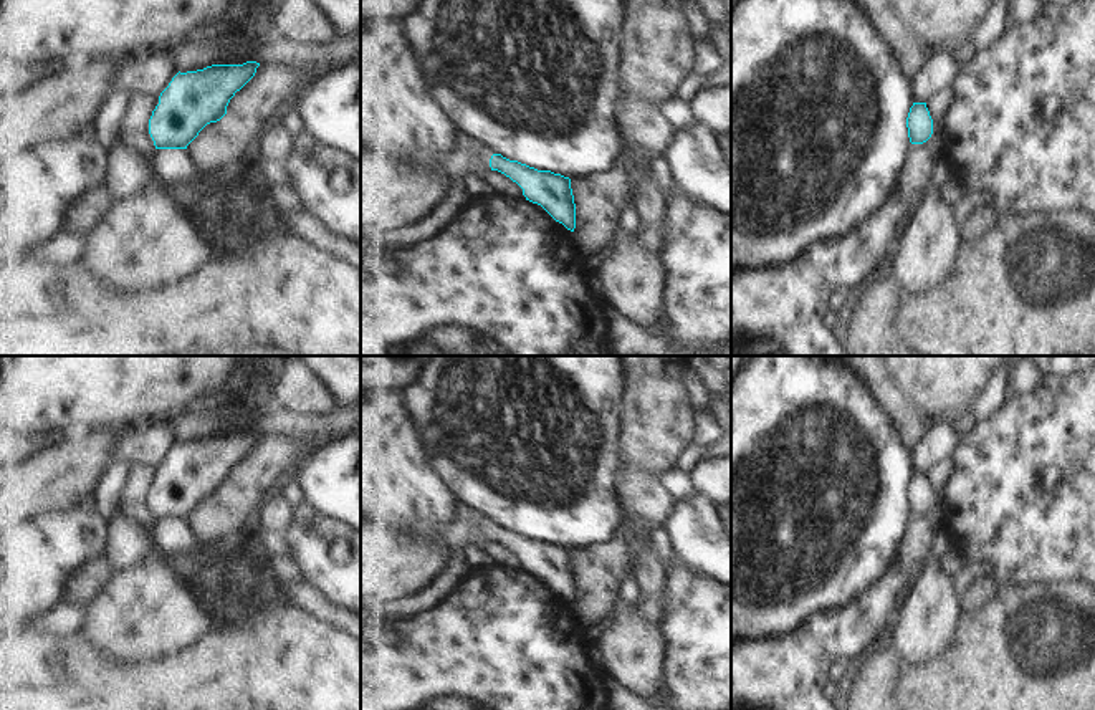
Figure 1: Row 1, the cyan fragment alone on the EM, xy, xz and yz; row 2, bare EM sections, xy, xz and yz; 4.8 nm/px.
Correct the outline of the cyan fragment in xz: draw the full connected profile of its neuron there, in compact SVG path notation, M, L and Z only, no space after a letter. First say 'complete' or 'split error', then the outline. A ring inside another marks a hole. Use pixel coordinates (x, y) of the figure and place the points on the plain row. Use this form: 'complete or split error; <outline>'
split error; M473 510L473 518L486 541L498 541L509 548L516 554L519 568L541 576L556 592L574 602L576 574L569 548L509 531L481 511Z

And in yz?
split error; M915 472L906 488L908 508L911 515L926 516L936 508L943 508L943 500L931 488L926 473Z

